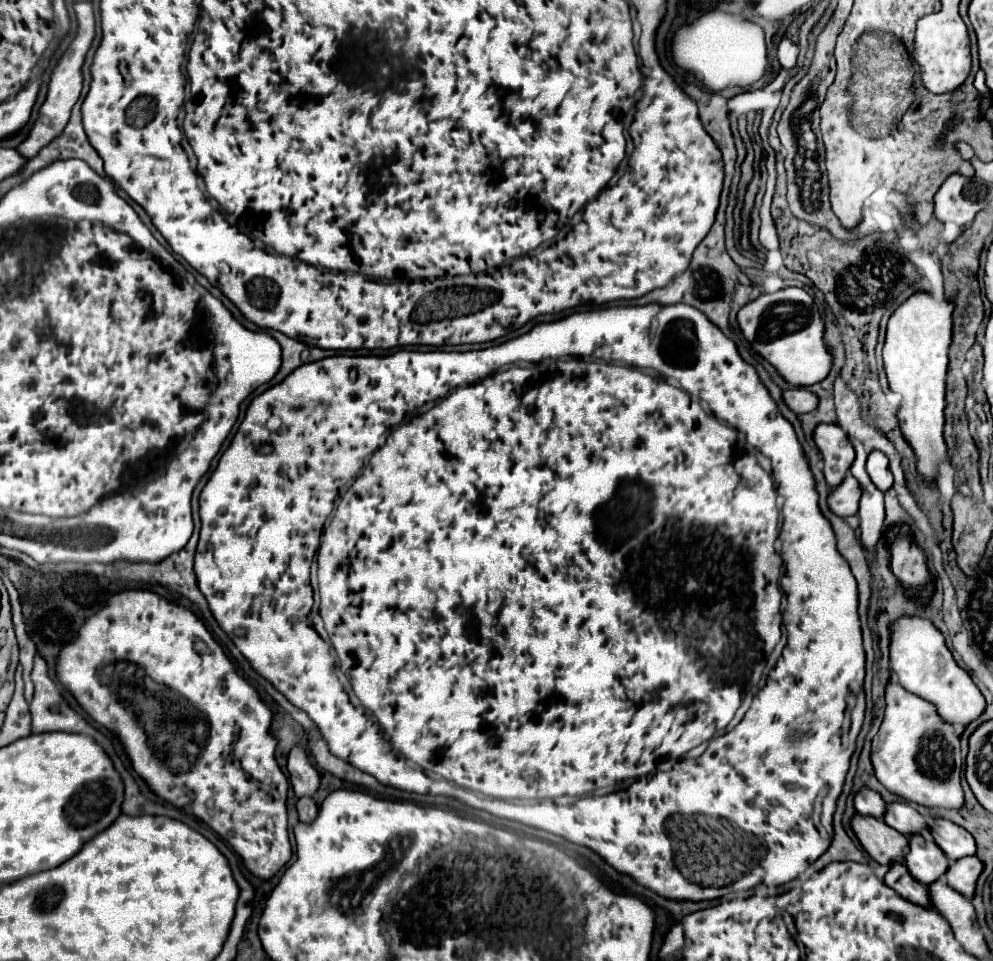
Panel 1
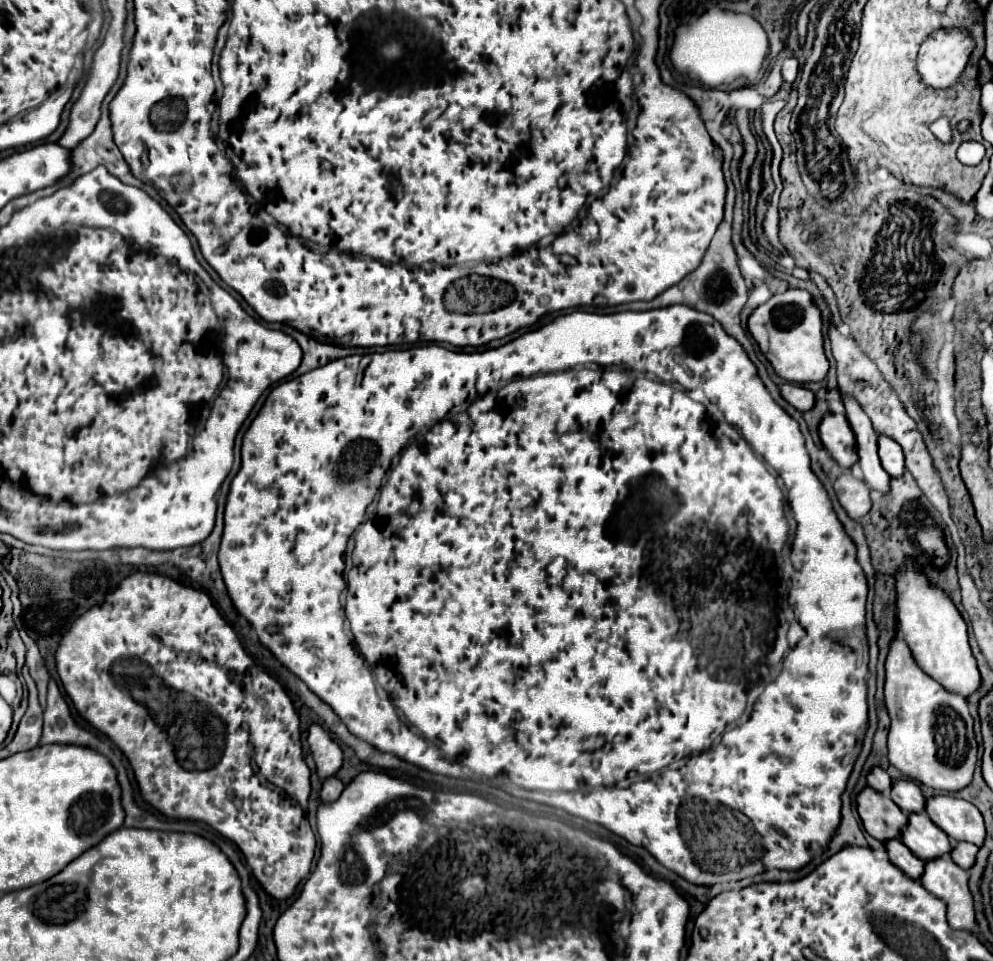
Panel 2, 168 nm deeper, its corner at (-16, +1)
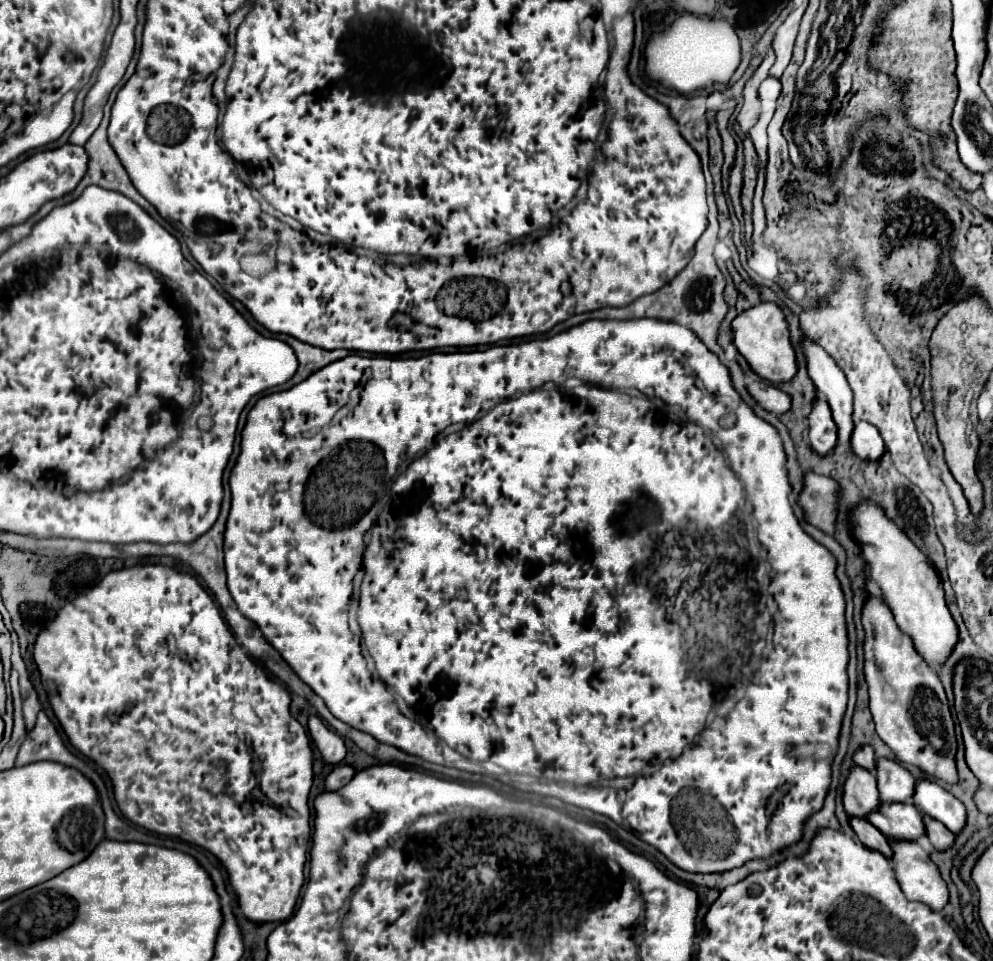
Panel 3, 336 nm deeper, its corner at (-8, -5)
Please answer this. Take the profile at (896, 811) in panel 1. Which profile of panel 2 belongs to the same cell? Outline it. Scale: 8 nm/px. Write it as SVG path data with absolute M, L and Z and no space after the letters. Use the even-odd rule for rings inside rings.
M900 780L890 790L890 800L904 812L904 814L920 814L926 808L926 800L920 792L920 786L912 780Z

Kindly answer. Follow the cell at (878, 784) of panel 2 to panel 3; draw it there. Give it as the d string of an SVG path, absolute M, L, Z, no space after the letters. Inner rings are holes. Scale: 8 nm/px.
M862 746L854 752L854 762L868 768L868 770L874 770L874 764L876 764L876 756L874 756L874 748L872 746Z

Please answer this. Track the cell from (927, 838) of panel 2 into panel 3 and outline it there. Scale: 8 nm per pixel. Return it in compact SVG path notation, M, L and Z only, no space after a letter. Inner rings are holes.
M880 804L868 814L868 820L890 840L916 840L924 836L922 814L914 804Z

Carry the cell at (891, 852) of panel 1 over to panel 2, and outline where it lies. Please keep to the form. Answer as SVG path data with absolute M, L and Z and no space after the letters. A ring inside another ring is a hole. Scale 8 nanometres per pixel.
M868 788L858 794L858 814L866 832L880 842L900 840L902 830L908 826L908 816L888 796Z

